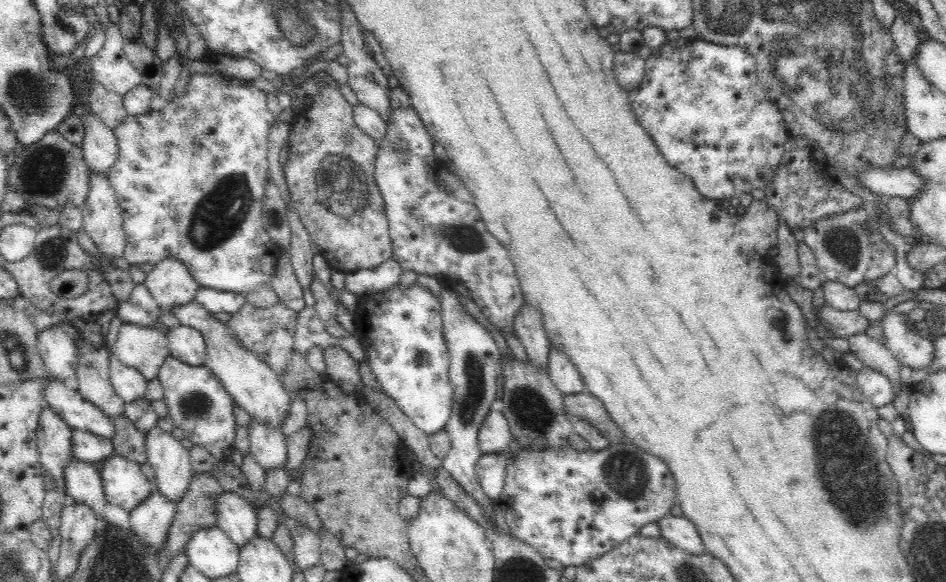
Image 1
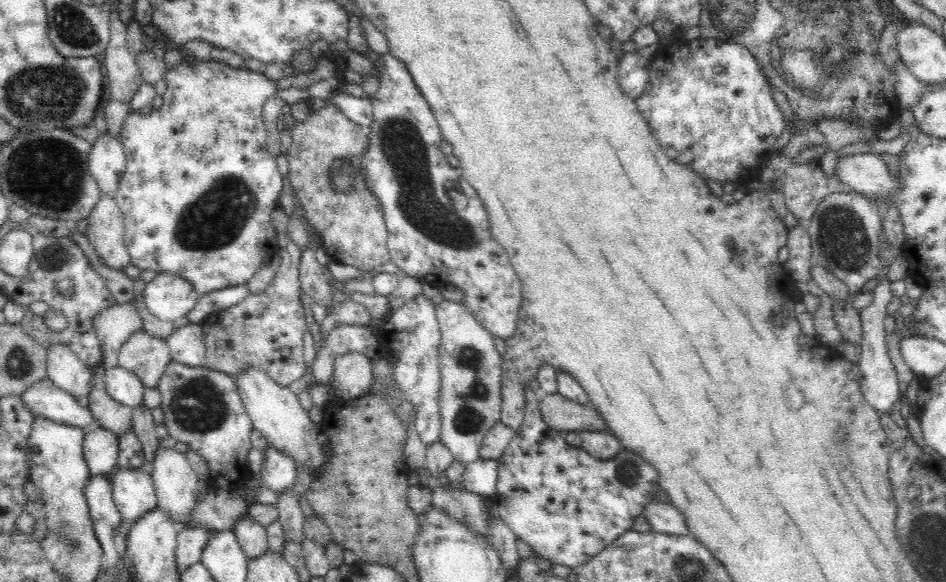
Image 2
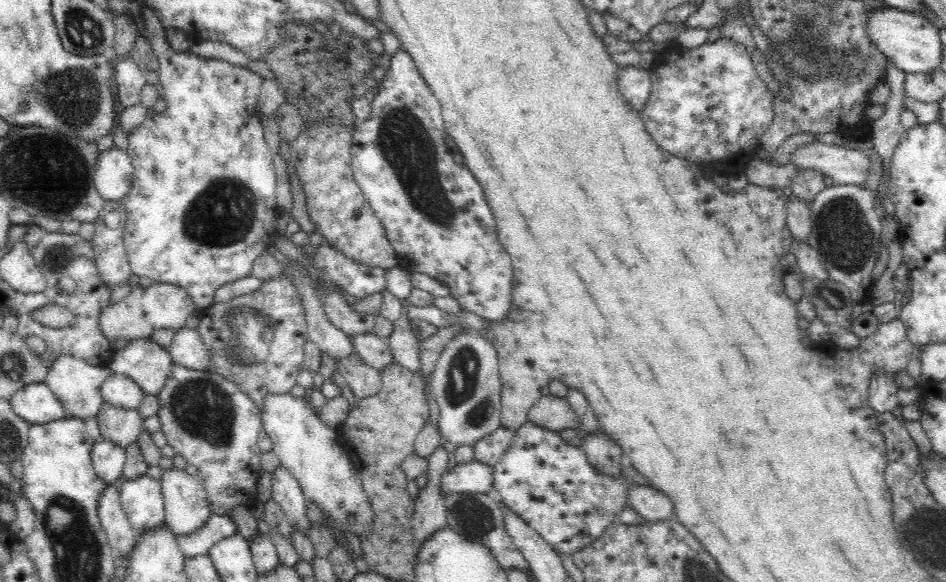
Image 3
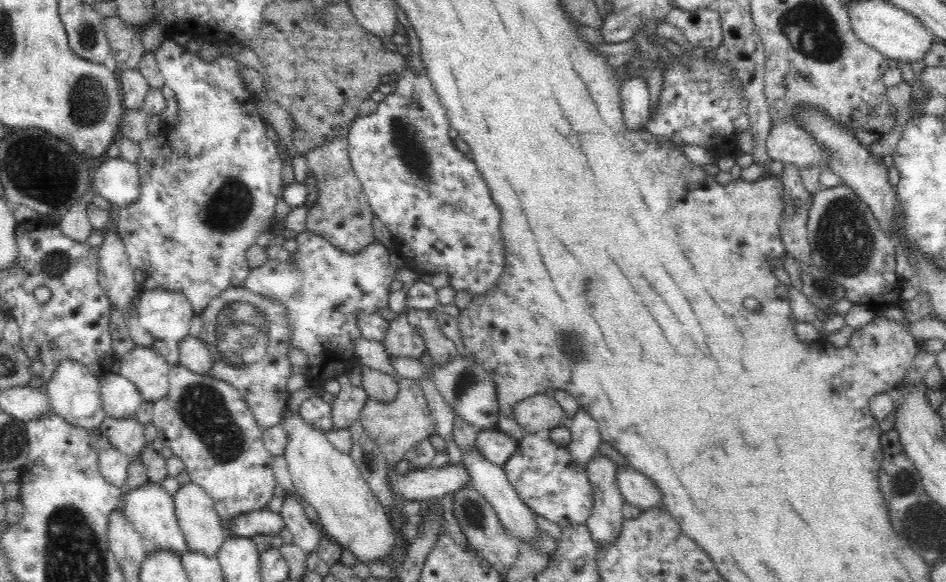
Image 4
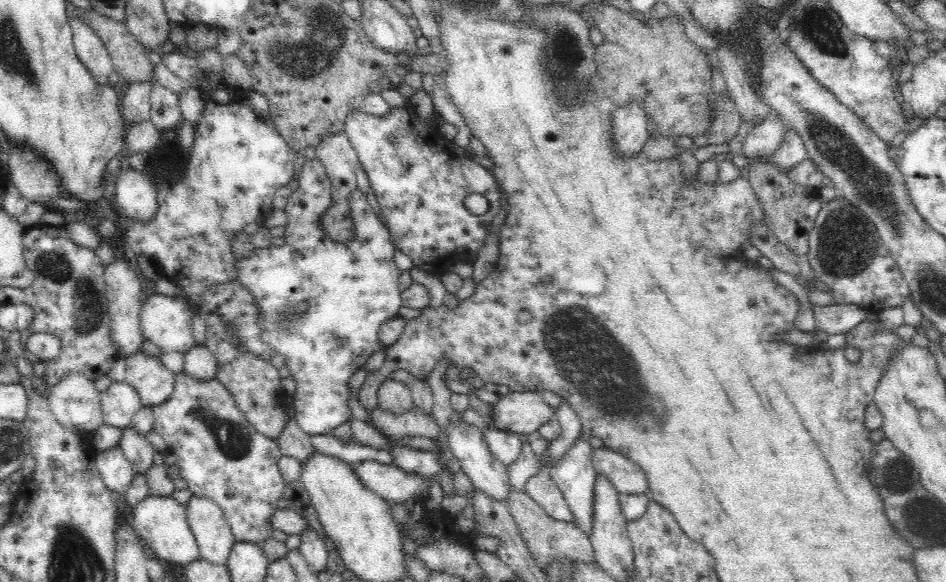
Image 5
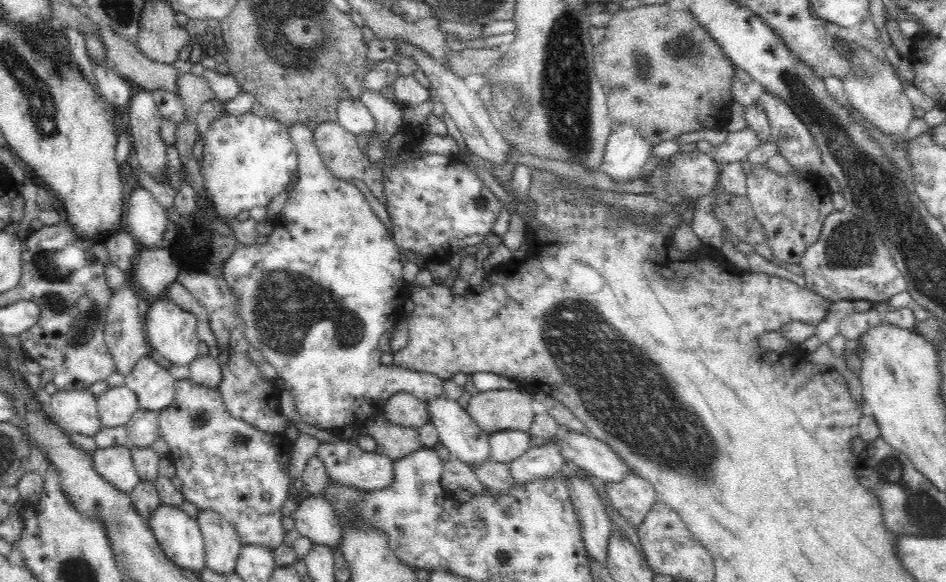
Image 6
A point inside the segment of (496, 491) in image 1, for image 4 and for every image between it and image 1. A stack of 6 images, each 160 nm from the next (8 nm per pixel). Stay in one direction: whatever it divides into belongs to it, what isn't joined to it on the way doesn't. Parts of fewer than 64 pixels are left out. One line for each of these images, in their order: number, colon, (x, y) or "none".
2: (480, 477)
3: (475, 476)
4: (432, 483)

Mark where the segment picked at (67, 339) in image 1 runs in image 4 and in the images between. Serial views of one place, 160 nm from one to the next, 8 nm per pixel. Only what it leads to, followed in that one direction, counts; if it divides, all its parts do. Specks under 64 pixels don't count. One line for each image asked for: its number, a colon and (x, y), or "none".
2: (64, 368)
3: (77, 384)
4: (74, 392)

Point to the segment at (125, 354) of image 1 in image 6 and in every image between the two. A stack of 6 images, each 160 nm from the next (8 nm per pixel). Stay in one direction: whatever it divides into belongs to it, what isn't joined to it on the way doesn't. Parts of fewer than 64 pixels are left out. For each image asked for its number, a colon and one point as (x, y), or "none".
2: (146, 356)
3: (147, 363)
4: (145, 367)
5: (154, 383)
6: (154, 386)

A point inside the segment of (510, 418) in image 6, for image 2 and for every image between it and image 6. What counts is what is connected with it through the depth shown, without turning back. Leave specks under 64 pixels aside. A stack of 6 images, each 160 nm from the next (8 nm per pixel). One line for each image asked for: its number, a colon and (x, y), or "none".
2: (561, 414)
3: (552, 413)
4: (541, 413)
5: (518, 412)

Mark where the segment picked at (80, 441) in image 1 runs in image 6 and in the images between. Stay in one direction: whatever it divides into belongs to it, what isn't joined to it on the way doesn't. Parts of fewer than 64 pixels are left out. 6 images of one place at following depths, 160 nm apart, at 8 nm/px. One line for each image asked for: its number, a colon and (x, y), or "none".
2: (100, 447)
3: (108, 459)
4: (113, 465)
5: (116, 471)
6: (114, 464)

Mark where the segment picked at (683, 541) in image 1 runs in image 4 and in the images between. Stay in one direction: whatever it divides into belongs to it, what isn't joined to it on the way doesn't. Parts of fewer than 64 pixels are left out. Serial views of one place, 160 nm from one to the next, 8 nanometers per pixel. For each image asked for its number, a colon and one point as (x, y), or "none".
2: (664, 518)
3: (654, 506)
4: (637, 490)

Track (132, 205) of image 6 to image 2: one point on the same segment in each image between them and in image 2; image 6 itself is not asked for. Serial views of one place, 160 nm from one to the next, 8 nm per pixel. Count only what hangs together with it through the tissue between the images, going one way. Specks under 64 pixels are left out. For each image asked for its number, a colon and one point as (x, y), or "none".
2: (106, 160)
3: (113, 172)
4: (117, 180)
5: (134, 192)

